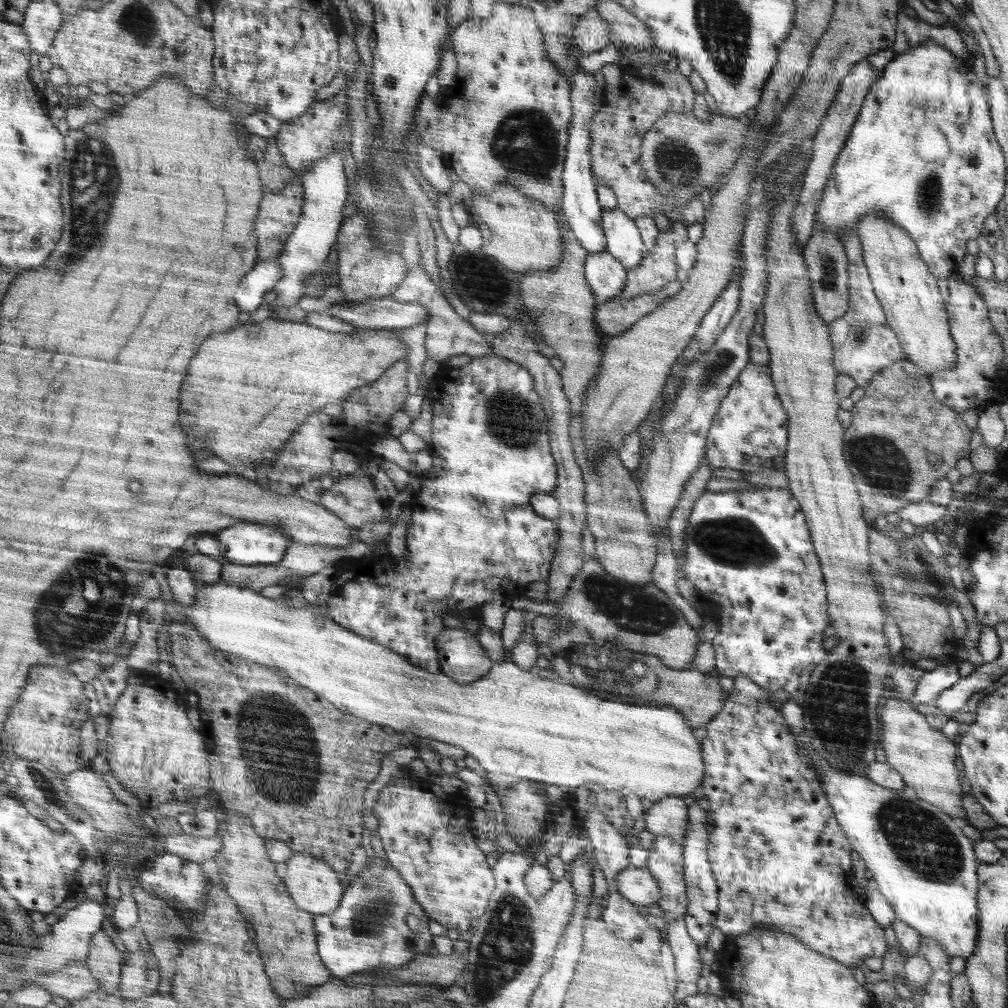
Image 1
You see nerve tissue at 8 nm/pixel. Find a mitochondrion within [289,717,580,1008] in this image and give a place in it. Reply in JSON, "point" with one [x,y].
{"point":[505,949]}

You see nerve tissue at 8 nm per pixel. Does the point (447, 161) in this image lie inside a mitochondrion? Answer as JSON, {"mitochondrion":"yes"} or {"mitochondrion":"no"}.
{"mitochondrion":"no"}

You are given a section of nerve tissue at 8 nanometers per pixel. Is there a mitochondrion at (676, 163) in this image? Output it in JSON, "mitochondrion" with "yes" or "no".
{"mitochondrion":"yes"}

